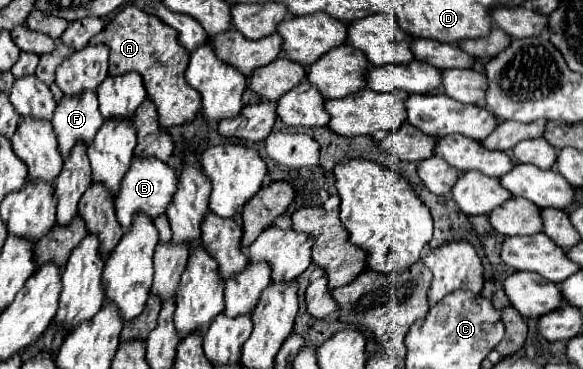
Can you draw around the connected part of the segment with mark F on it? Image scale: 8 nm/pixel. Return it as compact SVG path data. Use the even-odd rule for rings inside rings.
M87 90L87 94L75 94L75 98L63 96L55 108L51 122L63 156L69 156L71 148L79 140L91 142L103 124L95 92Z

